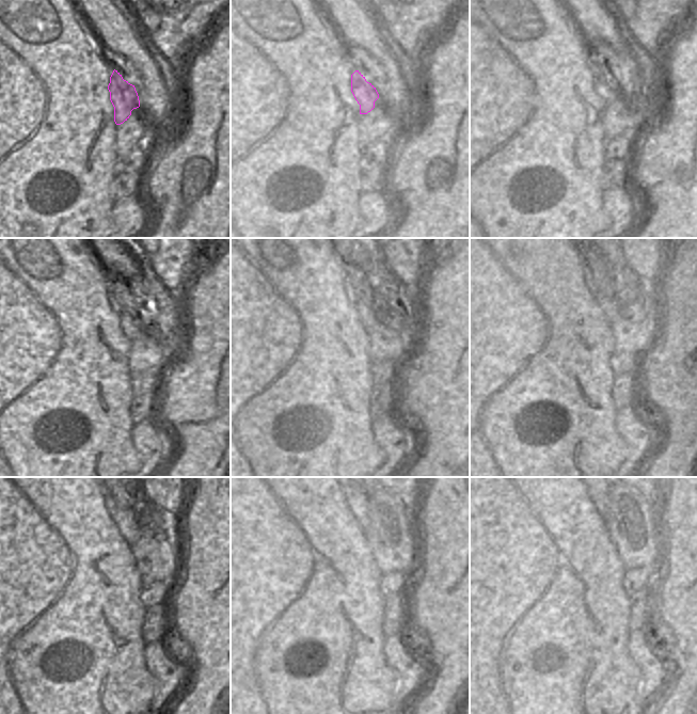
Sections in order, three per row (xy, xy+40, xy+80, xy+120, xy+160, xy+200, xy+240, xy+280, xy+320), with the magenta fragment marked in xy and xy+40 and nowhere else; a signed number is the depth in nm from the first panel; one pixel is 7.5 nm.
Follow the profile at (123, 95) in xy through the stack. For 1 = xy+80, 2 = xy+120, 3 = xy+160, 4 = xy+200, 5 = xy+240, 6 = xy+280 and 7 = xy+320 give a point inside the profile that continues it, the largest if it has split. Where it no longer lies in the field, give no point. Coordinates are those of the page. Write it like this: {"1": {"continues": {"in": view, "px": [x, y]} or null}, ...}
{"1": {"continues": {"in": "xy+80", "px": [607, 90]}}, "2": {"continues": {"in": "xy+120", "px": [121, 291]}}, "3": {"continues": {"in": "xy+160", "px": [362, 289]}}, "4": {"continues": {"in": "xy+200", "px": [599, 276]}}, "5": {"continues": {"in": "xy+240", "px": [120, 500]}}, "6": {"continues": {"in": "xy+280", "px": [373, 512]}}, "7": {"continues": {"in": "xy+320", "px": [614, 509]}}}

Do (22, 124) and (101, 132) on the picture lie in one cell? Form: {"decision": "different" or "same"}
{"decision": "same"}

